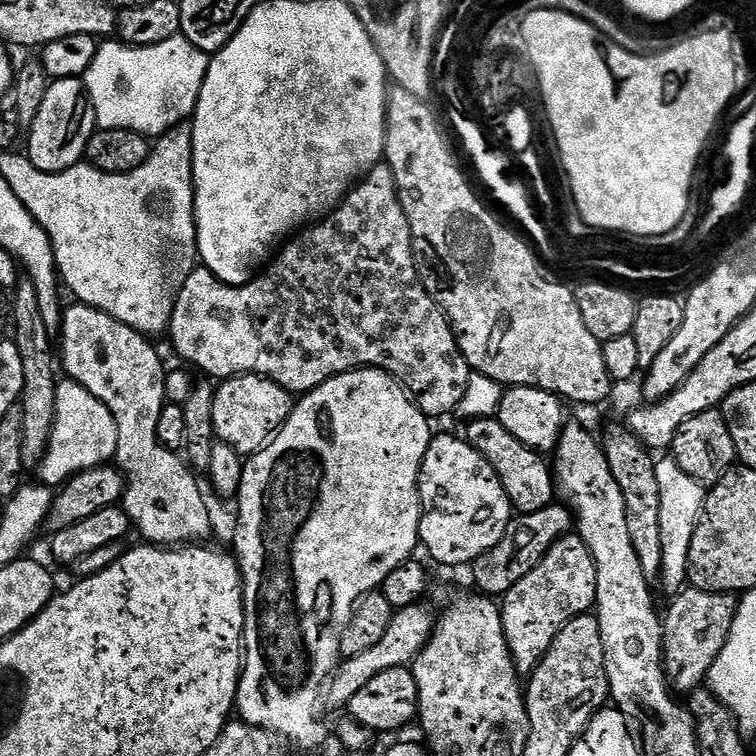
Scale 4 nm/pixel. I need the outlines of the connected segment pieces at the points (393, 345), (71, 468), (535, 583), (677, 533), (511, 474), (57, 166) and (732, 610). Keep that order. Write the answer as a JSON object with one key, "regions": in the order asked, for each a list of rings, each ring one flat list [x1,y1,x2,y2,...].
{"regions":[[[387,163,377,164,323,220,318,220,314,224,307,225,303,230,297,231,284,246,285,248,281,252,279,249,271,263,263,269,264,276,257,275,249,279,247,284,239,286,223,284,211,270,203,266,196,266,185,280,183,277,176,294,176,308,172,312,170,337,172,336,172,344,176,347,177,354,185,360,183,361,185,365,193,364,188,366,193,369,201,368,206,375,220,376,219,378,262,376,265,380,273,380,275,384,293,394,313,392,315,388,325,384,331,376,340,376,343,372,351,372,354,368,381,368,383,372,389,372,394,379,404,385,414,397,416,405,424,411,425,416,435,418,435,416,444,416,447,412,455,413,459,409,462,394,466,394,470,369,466,358,460,353,450,322,444,317,443,310,437,306,434,298,430,298,430,294,420,283,420,275,416,272,412,253,410,222,400,205,394,176,388,169]],[[67,378,61,379,56,385,56,420,52,423,52,436,38,465,39,483,45,486,63,485,87,468,109,463,116,455,117,446,118,430,110,410,106,410,106,406,81,384]],[[569,534,554,542,538,566,502,597,502,630,517,676,532,675,566,622,593,611,597,590,598,570,594,558,579,534]],[[671,458,655,461,658,474,658,490,662,498,662,562,660,563,660,580,664,588,676,594,685,587,688,579,688,559,690,558,690,542,694,542,694,530,704,510,705,485,700,484,678,462]],[[487,416,477,420,467,421,468,429,462,432,463,439,468,441,490,466,498,474,502,486,506,490,508,499,511,500,513,509,517,513,537,512,542,510,554,500,554,472,543,455,530,446,523,445,522,442,514,438,506,427,497,418]],[[79,79,52,80,46,90,46,98,42,98,42,106,38,110,38,118,34,118,28,136,28,161,43,172,61,172,81,163,86,146,93,132,97,131,96,116,92,113,92,101,88,98,88,90]],[[691,586,685,587,662,616,664,625,664,675,676,694,687,694,707,681,708,672,714,666,730,626,736,617,737,597,722,592,703,592]]]}

